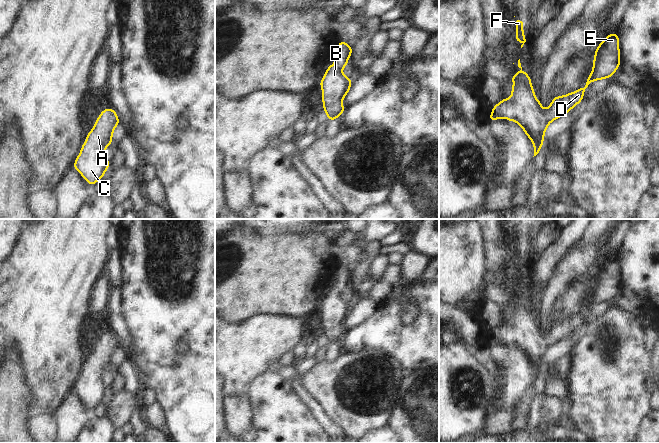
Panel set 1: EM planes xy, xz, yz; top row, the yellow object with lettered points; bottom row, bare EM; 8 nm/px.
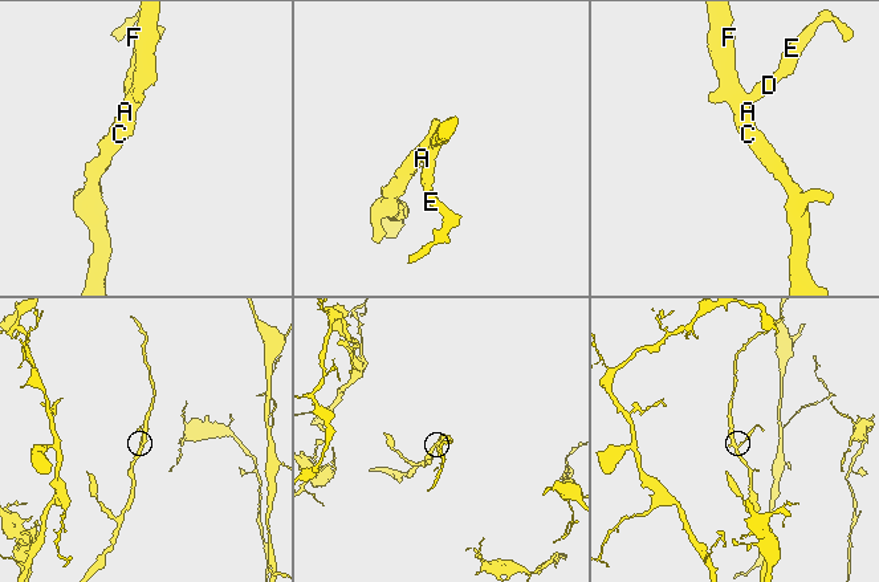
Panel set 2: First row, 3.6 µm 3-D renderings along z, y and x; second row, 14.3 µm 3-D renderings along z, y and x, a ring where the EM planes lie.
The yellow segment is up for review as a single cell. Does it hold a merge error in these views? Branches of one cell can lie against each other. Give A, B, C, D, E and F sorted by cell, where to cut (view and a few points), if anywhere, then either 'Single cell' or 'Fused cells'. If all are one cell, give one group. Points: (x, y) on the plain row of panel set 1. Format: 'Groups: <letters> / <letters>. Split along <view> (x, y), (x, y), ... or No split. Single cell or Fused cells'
Groups: A B C D E F. No split. Single cell.

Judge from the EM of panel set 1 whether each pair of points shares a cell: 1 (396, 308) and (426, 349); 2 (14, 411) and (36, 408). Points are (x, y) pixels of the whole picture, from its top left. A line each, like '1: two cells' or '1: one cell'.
1: one cell
2: two cells

